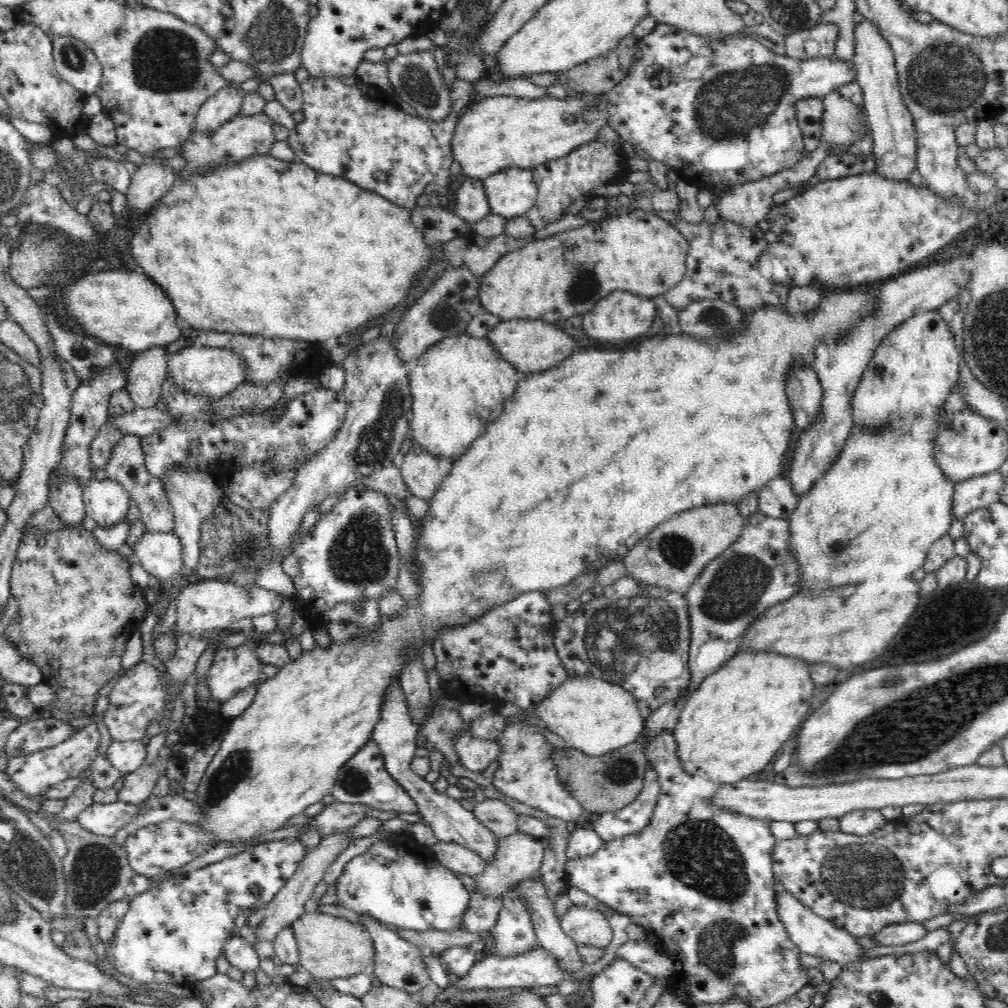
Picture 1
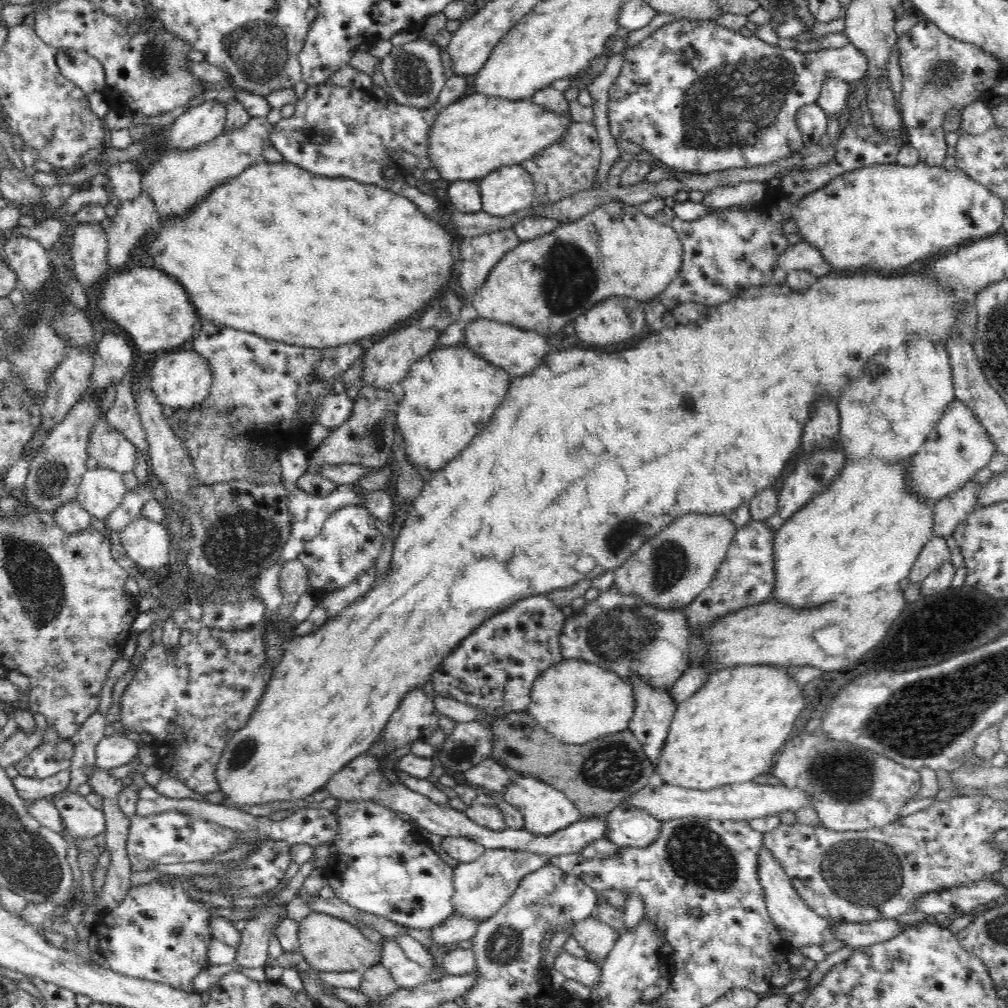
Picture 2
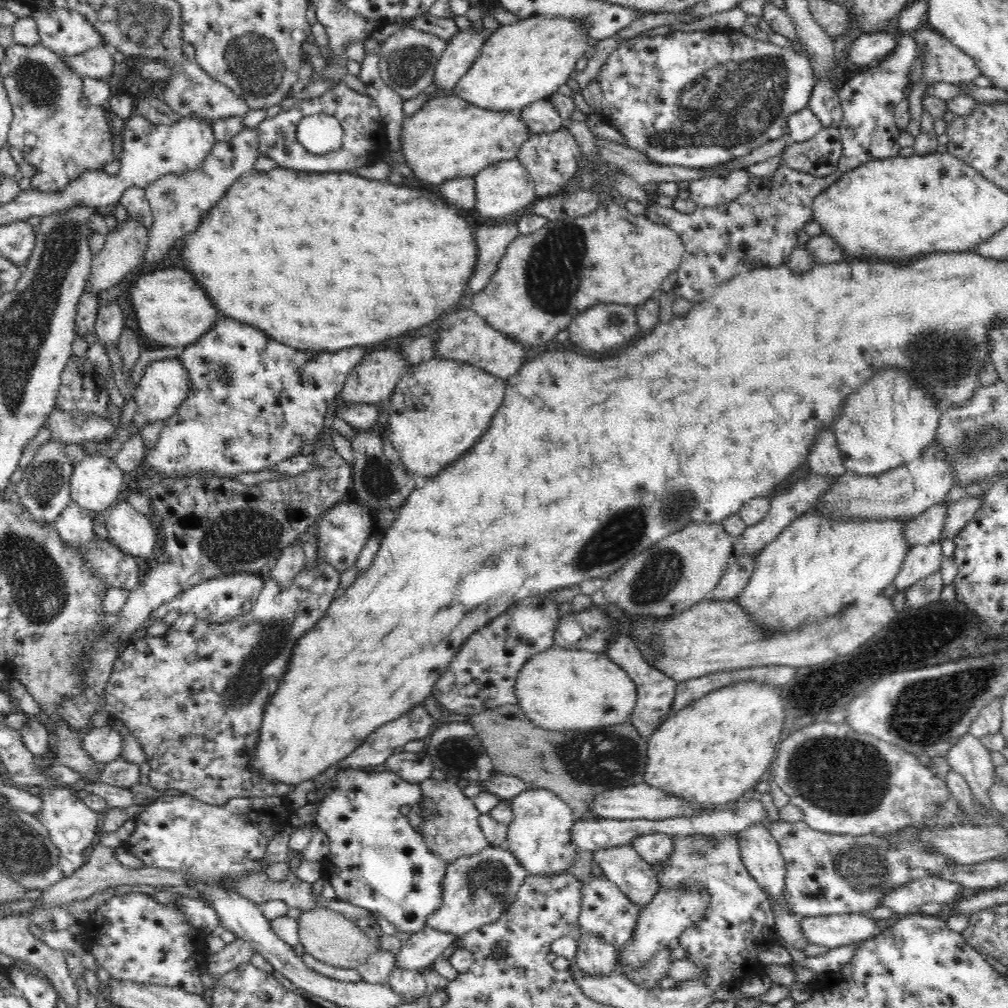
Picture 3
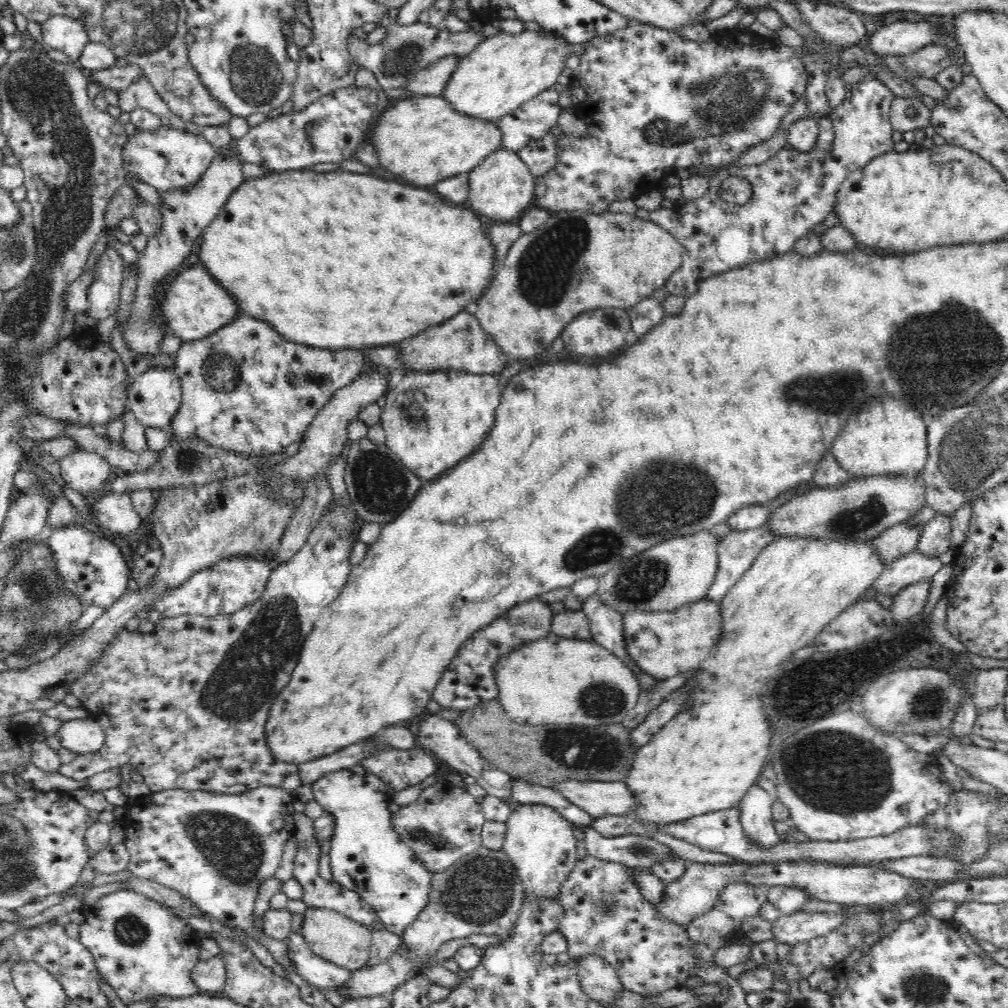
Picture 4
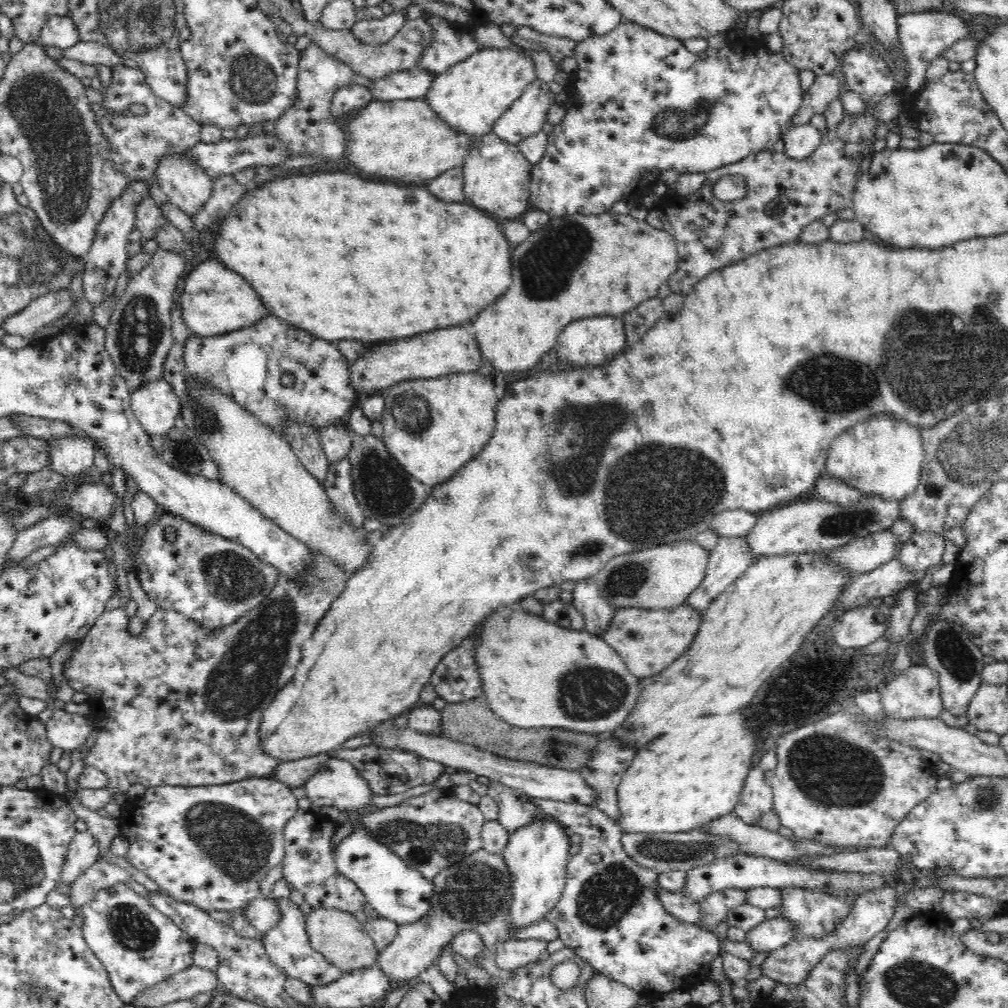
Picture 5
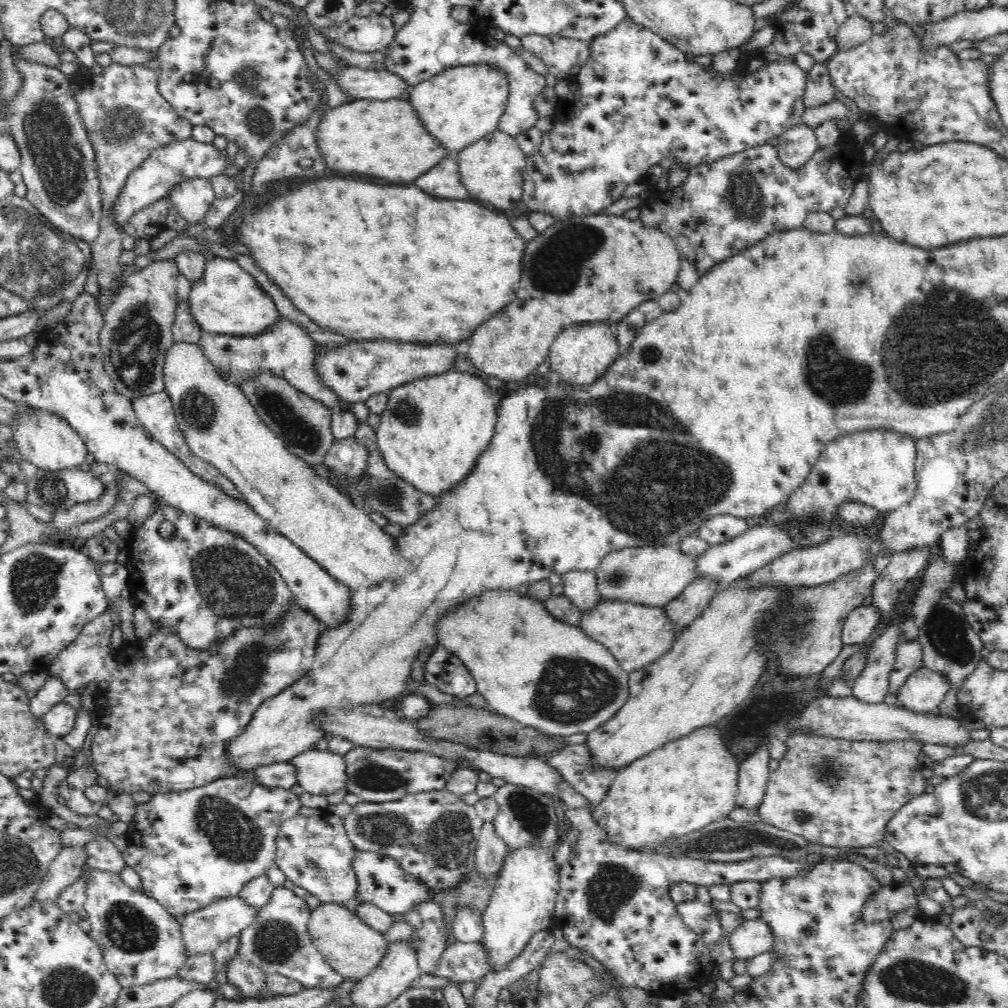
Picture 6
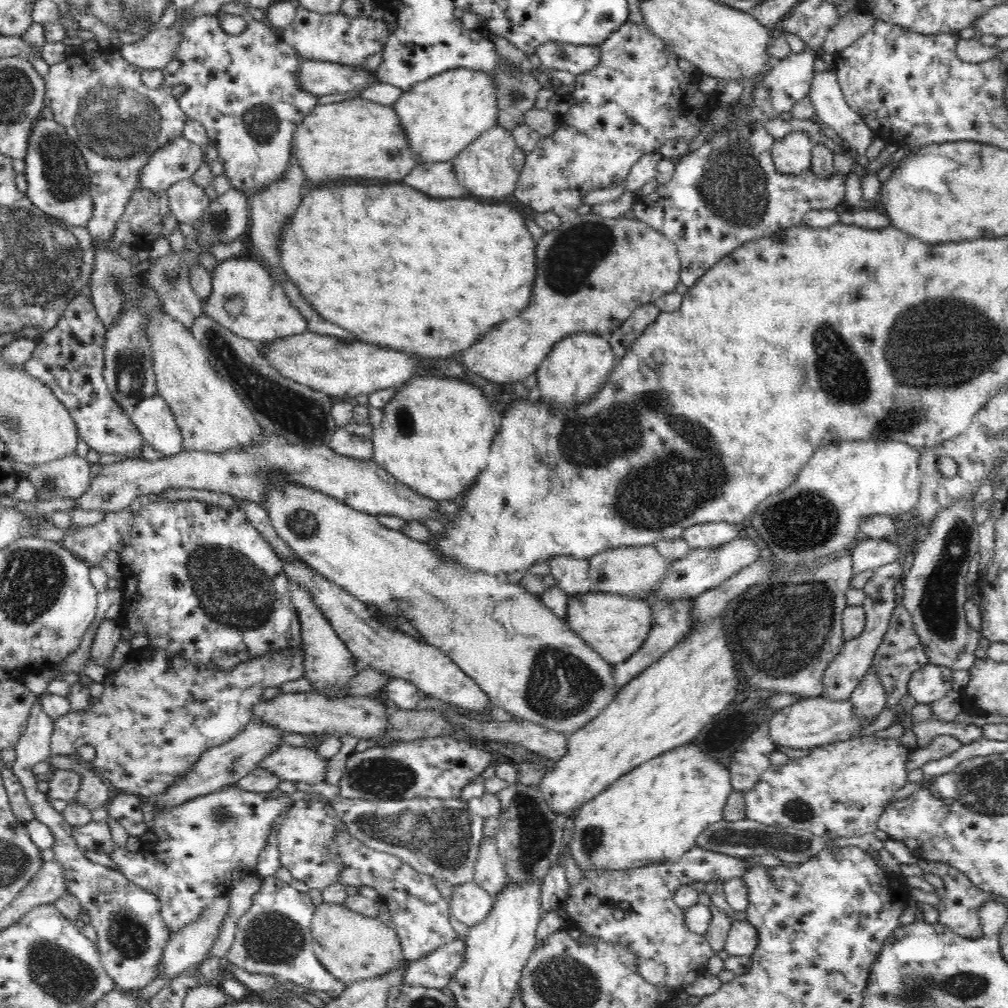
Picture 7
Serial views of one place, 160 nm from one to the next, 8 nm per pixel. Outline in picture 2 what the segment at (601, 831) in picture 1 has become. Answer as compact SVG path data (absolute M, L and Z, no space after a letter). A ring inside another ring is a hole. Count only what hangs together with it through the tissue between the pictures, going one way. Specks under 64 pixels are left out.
M631 804L618 805L604 818L606 838L614 845L645 848L661 834L661 822L654 815Z

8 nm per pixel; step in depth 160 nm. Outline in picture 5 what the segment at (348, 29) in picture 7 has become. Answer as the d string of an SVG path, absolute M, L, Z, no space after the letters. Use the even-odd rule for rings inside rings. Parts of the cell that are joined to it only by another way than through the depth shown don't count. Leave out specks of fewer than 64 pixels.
M408 8L388 14L381 19L356 21L351 31L364 44L382 44L404 28L404 24L408 21L407 14Z

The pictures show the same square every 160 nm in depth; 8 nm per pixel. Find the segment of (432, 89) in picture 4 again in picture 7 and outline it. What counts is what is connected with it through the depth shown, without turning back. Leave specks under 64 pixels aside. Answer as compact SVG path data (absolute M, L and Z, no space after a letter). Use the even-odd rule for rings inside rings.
M305 60L299 74L303 89L316 96L362 92L380 83L374 73L358 66L346 66L329 60Z

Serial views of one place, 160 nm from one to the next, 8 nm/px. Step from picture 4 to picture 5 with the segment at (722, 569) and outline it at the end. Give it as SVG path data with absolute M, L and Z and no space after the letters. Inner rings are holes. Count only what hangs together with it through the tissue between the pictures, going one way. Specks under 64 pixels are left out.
M722 536L709 552L706 576L687 598L687 604L705 611L719 594L740 578L756 560L747 537Z

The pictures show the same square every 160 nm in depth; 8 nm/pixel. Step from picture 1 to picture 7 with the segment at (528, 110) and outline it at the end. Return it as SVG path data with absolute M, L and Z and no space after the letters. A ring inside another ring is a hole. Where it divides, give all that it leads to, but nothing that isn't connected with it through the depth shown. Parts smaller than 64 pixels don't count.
M360 97L314 107L296 129L293 148L303 173L316 183L336 178L380 178L396 182L408 176L418 164L395 105Z

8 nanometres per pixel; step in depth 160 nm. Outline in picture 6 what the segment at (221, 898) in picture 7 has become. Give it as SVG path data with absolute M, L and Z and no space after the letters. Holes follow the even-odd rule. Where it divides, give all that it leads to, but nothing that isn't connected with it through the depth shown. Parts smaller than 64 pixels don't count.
M226 898L220 902L214 902L202 910L188 913L181 923L182 938L190 955L200 952L216 950L222 944L234 936L240 934L245 928L252 926L259 915L256 907L250 907L242 898Z

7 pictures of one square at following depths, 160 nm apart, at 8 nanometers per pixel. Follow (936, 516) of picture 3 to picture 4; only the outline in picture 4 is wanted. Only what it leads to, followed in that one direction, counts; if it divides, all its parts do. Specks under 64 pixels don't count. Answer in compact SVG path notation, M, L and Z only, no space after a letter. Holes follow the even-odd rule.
M912 517L906 522L887 528L873 540L873 545L885 564L889 565L902 554L908 554L917 549L924 527L924 523Z

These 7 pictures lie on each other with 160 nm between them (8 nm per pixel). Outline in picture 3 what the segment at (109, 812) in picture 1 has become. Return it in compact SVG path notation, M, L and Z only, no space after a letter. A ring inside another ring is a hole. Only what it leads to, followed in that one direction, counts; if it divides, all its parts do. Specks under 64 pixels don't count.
M44 787L41 793L42 808L35 816L37 821L48 828L54 845L60 851L60 867L64 877L69 878L86 864L89 850L98 841L101 827L99 812L88 808L82 798L78 797L78 790L70 787Z

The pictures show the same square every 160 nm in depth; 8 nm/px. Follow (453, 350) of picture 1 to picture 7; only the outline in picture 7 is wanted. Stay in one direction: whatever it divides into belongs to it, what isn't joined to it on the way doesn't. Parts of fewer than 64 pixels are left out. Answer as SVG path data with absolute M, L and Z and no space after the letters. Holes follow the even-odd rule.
M416 376L398 389L397 394L382 411L384 417L380 428L373 429L372 460L376 461L380 468L418 495L435 501L456 501L469 490L481 473L488 456L488 450L484 452L482 448L488 448L486 444L493 442L492 438L496 434L494 409L478 386L456 378Z

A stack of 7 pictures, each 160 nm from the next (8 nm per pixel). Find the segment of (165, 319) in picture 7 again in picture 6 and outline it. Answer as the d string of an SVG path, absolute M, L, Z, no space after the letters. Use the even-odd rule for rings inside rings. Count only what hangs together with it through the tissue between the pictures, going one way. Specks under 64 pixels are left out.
M174 344L164 365L166 393L171 396L174 411L185 441L195 457L208 462L236 486L246 501L264 520L301 548L312 560L327 570L340 583L351 588L376 586L382 582L400 580L408 563L398 561L392 553L394 537L382 531L368 516L368 511L356 507L337 488L332 486L306 461L287 449L283 438L260 419L240 387L229 384L214 369L201 348L194 344ZM489 590L483 592L479 597L474 597L460 605L453 613L444 618L444 622L438 626L439 644L446 647L454 653L466 665L466 668L472 673L477 682L477 692L479 692L492 712L498 713L502 717L512 719L524 726L534 727L540 732L551 736L572 736L572 734L592 733L602 723L608 722L614 715L626 704L629 697L629 674L622 670L622 665L616 660L616 657L610 652L607 646L601 642L590 638L580 627L570 626L564 622L558 621L546 610L545 603L537 601L530 596L518 595L516 590L496 591Z

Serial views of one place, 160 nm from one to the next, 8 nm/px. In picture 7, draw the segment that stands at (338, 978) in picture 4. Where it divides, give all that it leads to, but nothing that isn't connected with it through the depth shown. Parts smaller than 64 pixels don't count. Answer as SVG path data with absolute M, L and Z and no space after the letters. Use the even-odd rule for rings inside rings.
M276 876L265 878L263 882L262 890L254 896L252 908L234 927L235 939L227 954L228 961L249 973L290 980L297 986L321 990L337 999L347 984L330 974L316 957L310 928L315 906L309 895L284 884Z

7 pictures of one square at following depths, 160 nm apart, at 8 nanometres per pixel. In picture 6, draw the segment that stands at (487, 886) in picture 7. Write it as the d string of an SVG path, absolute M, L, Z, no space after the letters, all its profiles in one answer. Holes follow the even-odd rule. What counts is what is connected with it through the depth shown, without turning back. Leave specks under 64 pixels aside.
M485 822L476 850L475 866L480 875L487 878L499 877L508 852L507 845L496 833L493 822Z

